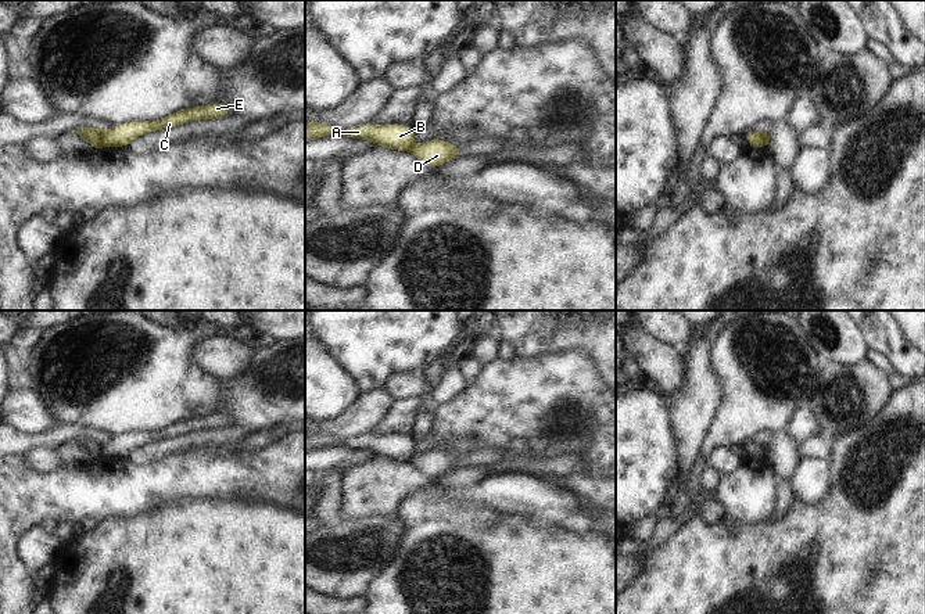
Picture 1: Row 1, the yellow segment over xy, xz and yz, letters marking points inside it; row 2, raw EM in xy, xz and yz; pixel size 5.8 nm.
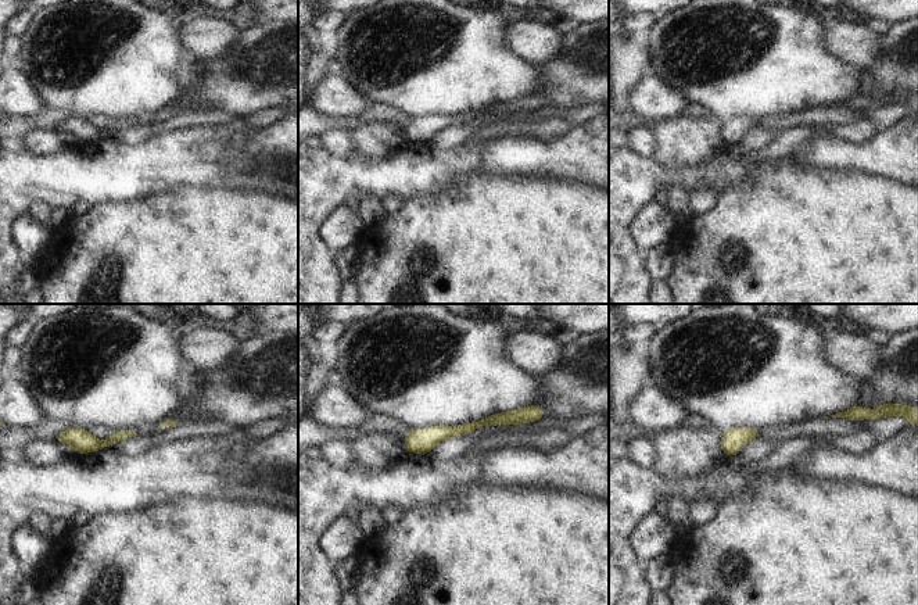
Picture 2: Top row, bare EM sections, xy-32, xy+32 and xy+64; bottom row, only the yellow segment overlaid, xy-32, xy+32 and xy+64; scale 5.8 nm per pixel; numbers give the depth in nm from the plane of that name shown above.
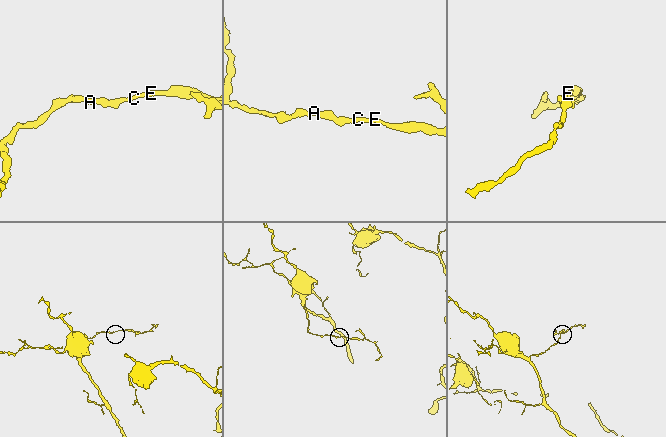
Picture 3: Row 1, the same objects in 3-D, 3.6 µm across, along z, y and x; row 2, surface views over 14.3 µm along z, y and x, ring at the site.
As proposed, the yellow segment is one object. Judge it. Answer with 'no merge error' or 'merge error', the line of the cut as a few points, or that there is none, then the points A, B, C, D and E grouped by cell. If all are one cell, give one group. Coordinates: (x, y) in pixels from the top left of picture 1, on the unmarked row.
merge error; cut xy (100, 442), (101, 456); groups A B / C D E

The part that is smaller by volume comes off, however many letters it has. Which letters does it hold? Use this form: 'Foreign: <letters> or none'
Foreign: C, D, E

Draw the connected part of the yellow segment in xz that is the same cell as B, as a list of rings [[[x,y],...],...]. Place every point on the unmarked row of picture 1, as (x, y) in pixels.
[[[308,432],[305,435],[305,452],[331,445],[345,446],[348,449],[368,449],[374,456],[383,456],[398,462],[409,462],[413,457],[415,449],[412,438],[398,434],[381,437],[366,434],[347,441],[337,441],[320,432]]]

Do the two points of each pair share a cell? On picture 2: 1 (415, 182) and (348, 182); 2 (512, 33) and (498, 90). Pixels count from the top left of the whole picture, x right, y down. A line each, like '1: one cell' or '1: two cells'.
1: one cell
2: two cells

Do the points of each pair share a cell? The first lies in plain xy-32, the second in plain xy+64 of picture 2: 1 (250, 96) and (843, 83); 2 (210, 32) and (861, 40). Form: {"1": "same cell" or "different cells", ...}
{"1": "different cells", "2": "same cell"}

